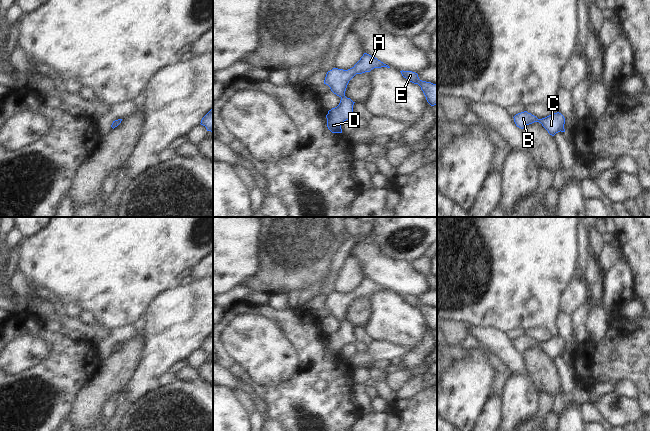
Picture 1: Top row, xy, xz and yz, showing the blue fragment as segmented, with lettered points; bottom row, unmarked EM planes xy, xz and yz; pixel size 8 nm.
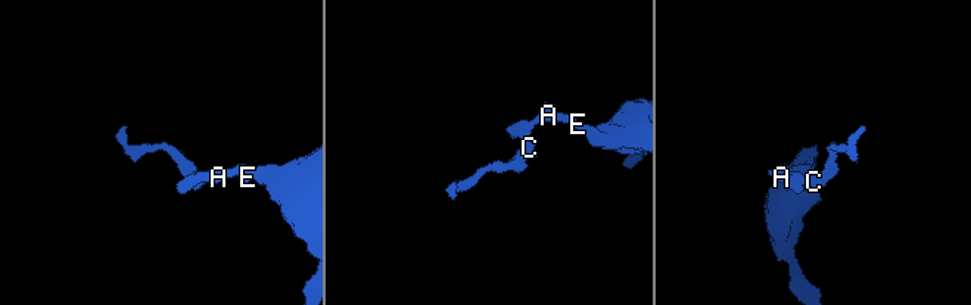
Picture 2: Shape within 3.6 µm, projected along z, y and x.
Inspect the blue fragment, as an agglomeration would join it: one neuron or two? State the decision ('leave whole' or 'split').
leave whole

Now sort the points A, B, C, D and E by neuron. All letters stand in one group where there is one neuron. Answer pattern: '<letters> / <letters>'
A B C D E

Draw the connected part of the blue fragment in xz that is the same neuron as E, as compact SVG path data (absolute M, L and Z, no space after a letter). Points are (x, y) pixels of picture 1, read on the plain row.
M400 295L402 300L414 308L418 308L423 315L427 326L431 329L437 329L437 308L422 305L418 298L412 295Z

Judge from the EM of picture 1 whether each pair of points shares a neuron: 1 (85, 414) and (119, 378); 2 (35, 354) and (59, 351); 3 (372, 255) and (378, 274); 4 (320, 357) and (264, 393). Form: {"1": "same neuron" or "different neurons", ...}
{"1": "same neuron", "2": "different neurons", "3": "same neuron", "4": "same neuron"}

